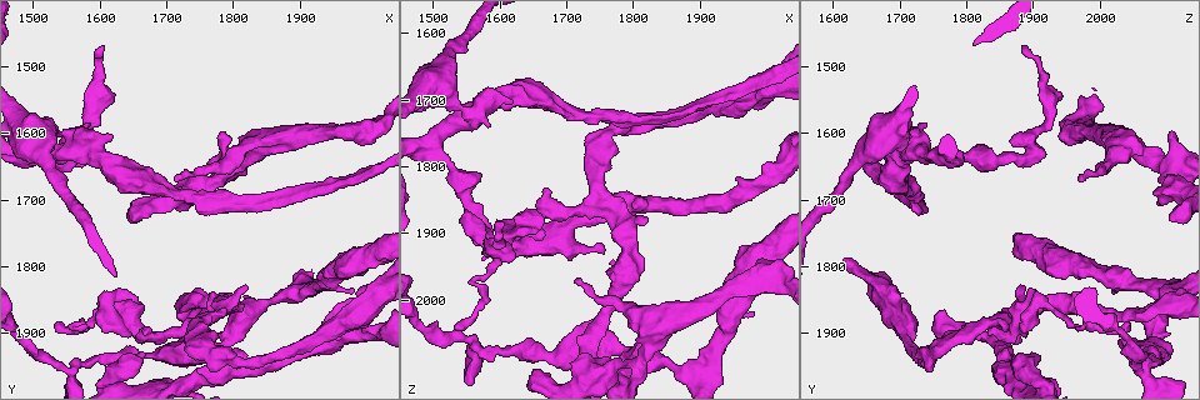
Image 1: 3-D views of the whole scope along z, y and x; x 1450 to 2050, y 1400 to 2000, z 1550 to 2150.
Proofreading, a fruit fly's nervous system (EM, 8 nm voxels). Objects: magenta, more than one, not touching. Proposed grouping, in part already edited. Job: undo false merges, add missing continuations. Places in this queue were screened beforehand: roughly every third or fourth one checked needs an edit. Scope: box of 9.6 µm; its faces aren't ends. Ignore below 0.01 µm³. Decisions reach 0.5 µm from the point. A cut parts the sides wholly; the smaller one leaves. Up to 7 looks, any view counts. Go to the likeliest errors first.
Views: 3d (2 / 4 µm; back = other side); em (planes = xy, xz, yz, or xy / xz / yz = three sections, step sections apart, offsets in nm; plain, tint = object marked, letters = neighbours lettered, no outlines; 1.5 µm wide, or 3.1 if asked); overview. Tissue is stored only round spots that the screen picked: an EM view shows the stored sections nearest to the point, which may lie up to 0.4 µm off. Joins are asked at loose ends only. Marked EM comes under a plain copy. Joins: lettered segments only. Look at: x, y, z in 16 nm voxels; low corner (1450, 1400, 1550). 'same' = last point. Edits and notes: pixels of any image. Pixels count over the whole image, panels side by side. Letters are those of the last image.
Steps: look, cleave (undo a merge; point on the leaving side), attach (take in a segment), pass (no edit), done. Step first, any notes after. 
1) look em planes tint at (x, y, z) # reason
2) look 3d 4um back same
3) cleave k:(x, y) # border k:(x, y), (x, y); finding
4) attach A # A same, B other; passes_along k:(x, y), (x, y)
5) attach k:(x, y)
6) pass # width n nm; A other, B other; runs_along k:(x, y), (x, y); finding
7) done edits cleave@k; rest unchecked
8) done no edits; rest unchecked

look em xy step 8 tint at (1715, 1670, 1970) # branch stops here

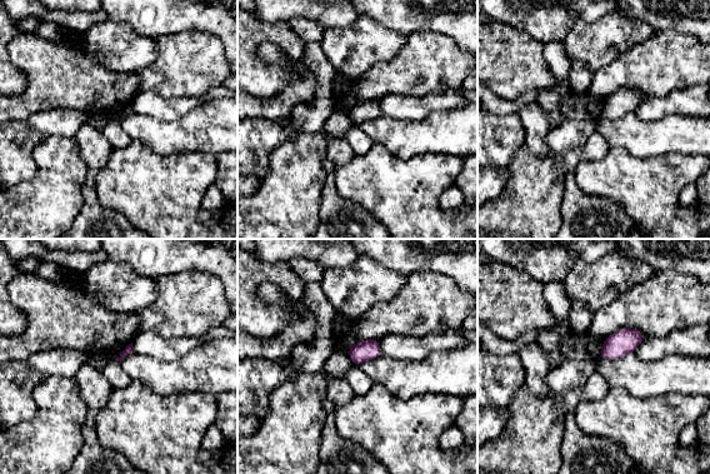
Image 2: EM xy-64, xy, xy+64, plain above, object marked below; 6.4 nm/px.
look em planes letters same

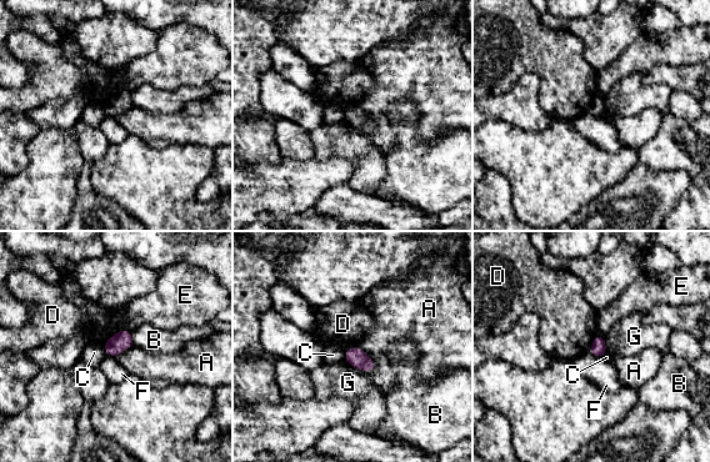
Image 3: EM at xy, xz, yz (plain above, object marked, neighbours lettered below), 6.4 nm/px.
pass # A other, B other, C other, D other, E other, F other, G other; border 3:(589, 351), (601, 357); no lettered segment goes on from it

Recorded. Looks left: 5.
look em planes letters at (1820, 1835, 1875) # an open end

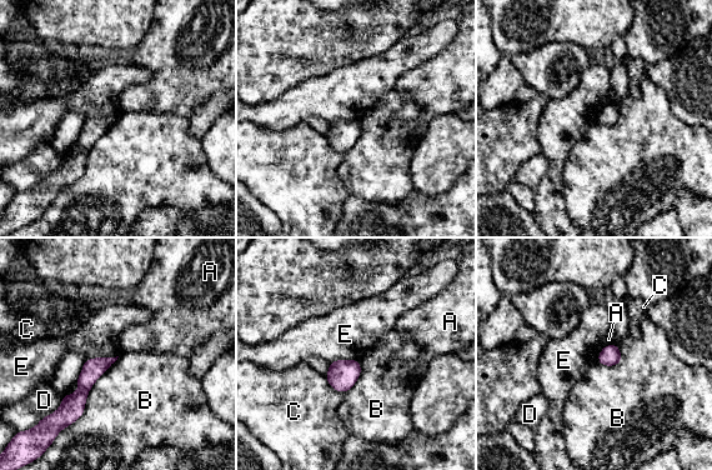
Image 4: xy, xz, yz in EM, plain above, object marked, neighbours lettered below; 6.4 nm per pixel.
pass # width 140 nm; A other, B other, C other, D other, E other; runs_along 4:(110, 360), (85, 381), (69, 420); none of them fits

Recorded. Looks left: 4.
look em planes letters at (1530, 1885, 2040) # end of a long branch

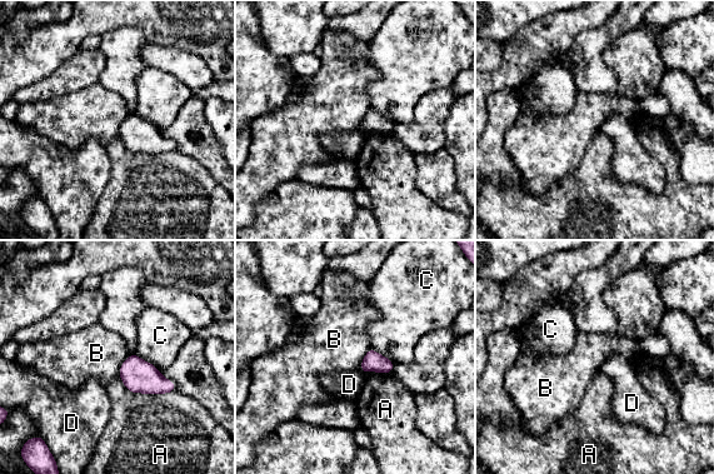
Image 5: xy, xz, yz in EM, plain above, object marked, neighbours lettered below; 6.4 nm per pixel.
pass # A other, B other, C other, D other; no lettered segment goes on from it

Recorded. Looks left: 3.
done no edits; rest unchecked

